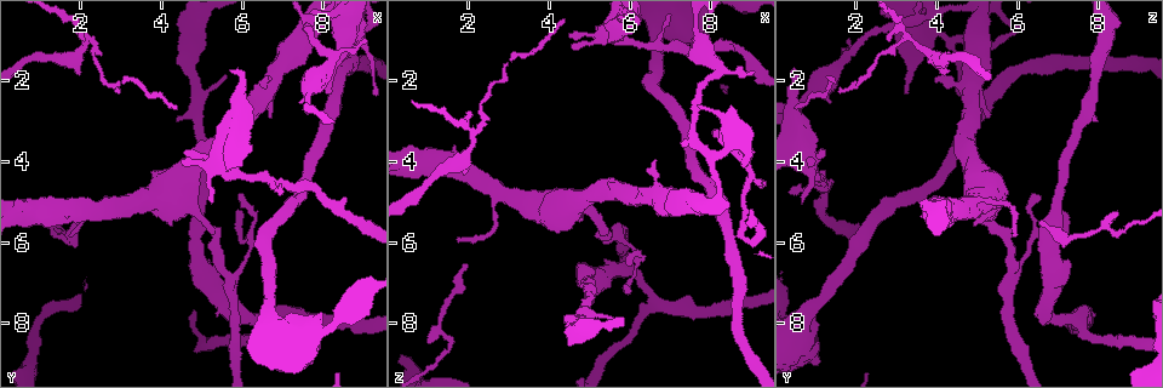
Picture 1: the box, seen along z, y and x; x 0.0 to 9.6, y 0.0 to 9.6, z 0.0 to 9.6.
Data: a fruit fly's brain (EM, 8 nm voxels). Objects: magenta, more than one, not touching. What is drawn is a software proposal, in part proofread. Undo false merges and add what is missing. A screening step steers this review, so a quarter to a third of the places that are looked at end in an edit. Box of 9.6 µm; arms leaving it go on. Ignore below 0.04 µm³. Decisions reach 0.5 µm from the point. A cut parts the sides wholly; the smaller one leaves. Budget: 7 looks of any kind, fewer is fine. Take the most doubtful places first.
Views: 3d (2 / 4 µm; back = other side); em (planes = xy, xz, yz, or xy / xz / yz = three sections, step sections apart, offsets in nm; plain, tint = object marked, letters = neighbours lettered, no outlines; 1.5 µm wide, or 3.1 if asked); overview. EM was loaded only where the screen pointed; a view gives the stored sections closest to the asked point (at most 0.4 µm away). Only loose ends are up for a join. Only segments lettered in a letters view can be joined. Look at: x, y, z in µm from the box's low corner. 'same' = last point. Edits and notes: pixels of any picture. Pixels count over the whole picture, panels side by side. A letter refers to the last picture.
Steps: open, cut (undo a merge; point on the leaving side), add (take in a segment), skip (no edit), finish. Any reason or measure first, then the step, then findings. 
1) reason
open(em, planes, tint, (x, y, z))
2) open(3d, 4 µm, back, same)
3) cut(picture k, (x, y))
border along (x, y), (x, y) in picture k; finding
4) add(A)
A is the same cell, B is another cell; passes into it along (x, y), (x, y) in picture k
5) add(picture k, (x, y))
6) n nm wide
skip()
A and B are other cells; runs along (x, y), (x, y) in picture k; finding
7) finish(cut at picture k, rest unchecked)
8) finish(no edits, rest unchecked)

open(3d, 2 µm, (5.25, 5.00, 0.70))

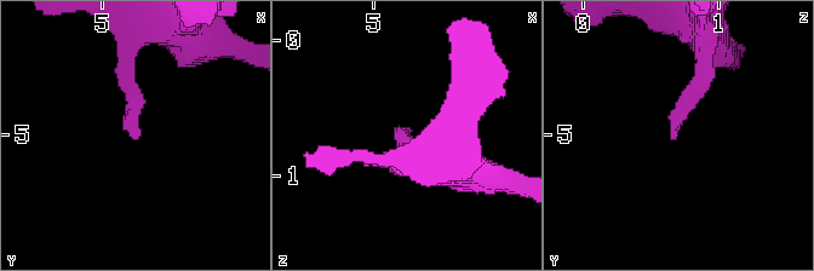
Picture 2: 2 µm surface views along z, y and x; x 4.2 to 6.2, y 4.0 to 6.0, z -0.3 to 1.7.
shape alone is not enough
open(em, xz, step 8, letters, (5.28, 5.00, 0.66))

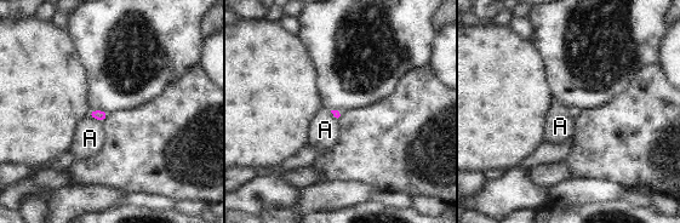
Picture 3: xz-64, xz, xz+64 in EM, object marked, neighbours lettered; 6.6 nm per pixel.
open(em, planes, letters, same)

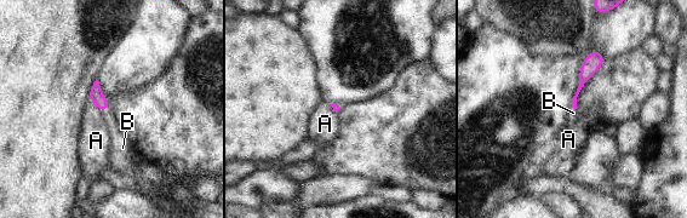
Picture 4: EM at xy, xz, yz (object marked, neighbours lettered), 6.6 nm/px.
add(B)
B is the same cell, A is another cell; passes into it along (96, 95), (104, 109), (119, 143) in picture 4; it goes on there

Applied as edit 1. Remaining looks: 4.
branch stops here
open(em, xz, step 8, plain, (7.70, 9.10, 1.05))

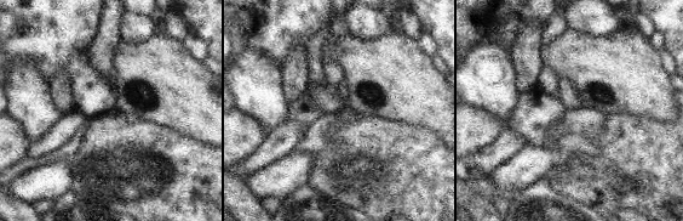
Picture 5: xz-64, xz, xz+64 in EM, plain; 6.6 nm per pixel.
open(em, xz, step 8, tint, same)

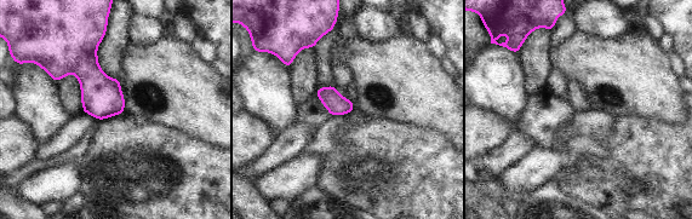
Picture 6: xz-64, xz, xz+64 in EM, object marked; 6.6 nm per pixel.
open(em, xz, step 8, letters, same)

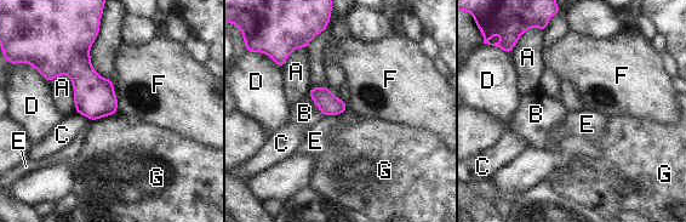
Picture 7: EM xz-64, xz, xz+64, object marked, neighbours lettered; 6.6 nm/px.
skip()
A, B, C, D, E, F and G are other cells; border along (308, 95), (324, 115) in picture 7; no lettered segment goes on from it

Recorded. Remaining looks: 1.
finish(add at picture 4, rest unchecked)

